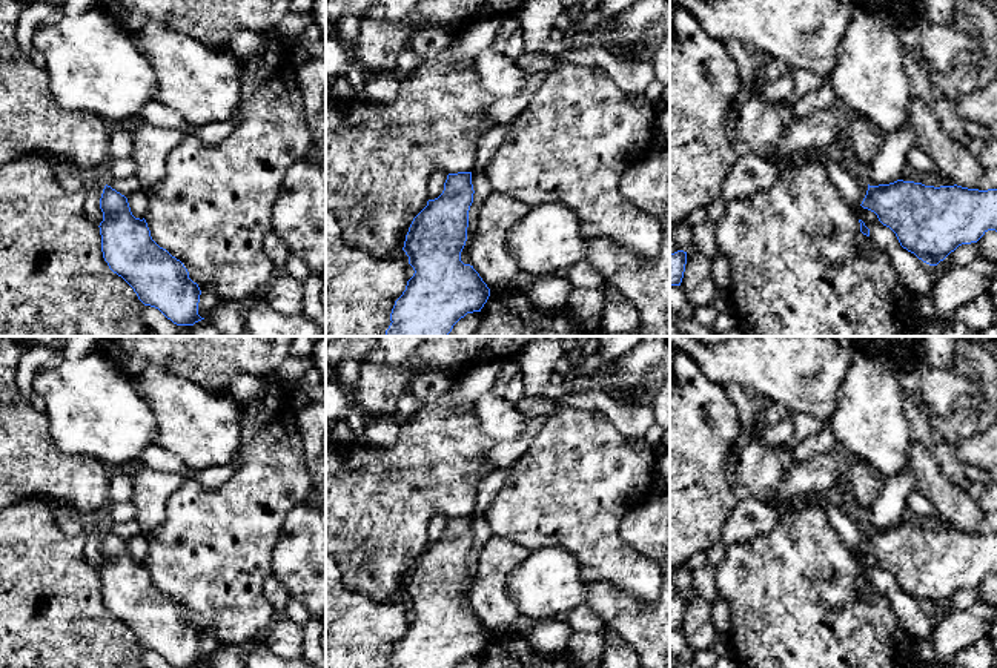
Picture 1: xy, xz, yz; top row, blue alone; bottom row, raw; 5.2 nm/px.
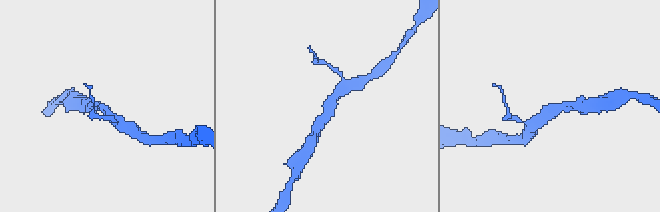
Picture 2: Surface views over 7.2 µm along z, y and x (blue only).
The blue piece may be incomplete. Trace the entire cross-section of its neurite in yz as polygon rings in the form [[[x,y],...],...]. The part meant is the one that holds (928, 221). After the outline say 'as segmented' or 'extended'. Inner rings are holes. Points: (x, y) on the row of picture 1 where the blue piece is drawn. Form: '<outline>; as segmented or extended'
[[[897,180],[869,186],[860,204],[889,227],[900,246],[929,266],[937,266],[962,244],[977,243],[988,230],[997,232],[997,189],[979,190],[962,186],[925,186]]]; as segmented

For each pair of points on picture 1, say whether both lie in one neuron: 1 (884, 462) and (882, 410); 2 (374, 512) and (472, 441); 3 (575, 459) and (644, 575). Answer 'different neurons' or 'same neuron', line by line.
1: same neuron
2: same neuron
3: same neuron

